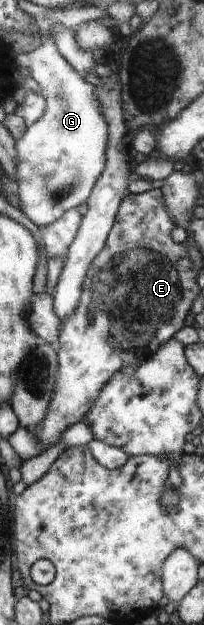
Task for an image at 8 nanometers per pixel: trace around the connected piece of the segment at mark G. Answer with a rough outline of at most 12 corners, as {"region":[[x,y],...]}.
{"region":[[54,40],[19,54],[46,100],[16,140],[19,208],[41,227],[107,166],[99,92]]}

